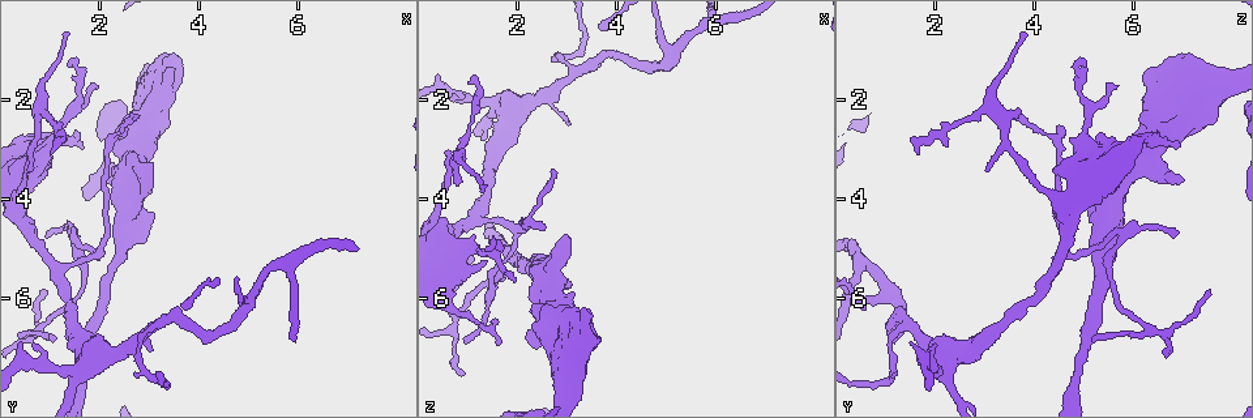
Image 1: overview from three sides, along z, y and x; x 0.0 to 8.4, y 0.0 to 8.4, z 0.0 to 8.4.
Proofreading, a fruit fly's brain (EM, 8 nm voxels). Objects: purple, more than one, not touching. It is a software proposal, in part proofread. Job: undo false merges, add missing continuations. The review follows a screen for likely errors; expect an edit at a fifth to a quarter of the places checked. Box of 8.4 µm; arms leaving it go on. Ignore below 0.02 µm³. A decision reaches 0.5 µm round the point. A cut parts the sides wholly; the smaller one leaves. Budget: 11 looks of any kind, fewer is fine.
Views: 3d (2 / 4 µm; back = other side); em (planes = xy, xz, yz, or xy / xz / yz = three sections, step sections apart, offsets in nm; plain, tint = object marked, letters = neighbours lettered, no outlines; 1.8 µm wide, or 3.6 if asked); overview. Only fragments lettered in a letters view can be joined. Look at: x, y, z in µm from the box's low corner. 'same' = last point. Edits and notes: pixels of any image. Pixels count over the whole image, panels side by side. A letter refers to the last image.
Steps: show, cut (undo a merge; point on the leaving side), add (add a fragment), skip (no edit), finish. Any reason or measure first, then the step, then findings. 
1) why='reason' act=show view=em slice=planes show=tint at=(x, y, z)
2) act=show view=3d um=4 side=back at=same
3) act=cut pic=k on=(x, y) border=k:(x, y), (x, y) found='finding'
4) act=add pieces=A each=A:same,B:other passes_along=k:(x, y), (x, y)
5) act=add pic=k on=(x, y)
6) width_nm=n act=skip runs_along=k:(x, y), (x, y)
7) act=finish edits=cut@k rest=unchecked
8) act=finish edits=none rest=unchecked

why='an open end' act=show view=em slice=planes show=letters at=(3.00, 3.85, 4.75)

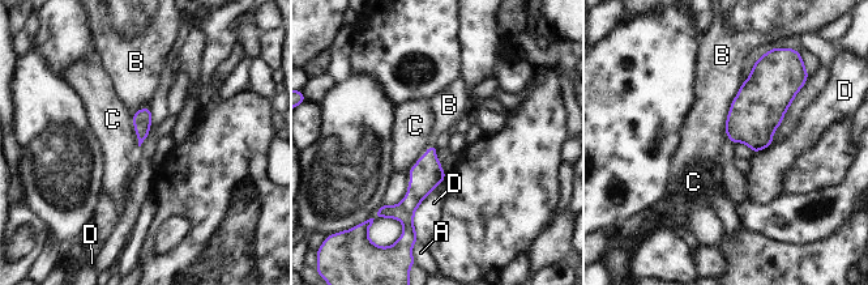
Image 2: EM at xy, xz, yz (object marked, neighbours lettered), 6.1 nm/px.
act=skip each=A:other,B:other,C:other,D:other border=2:(132, 113), (132, 124), (139, 147) found='no lettered fragment goes on from it'

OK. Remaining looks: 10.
why='sharp bend' act=show view=em slice=planes show=letters at=(1.60, 5.05, 5.35)

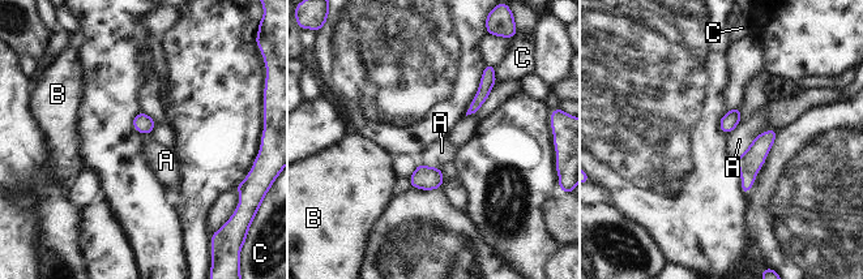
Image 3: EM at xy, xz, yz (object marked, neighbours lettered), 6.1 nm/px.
act=skip each=A:other,B:other,C:other border=3:(760, 133), (737, 158) found='one neuron here'

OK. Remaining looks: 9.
why='an open end' act=show view=em slice=planes show=letters at=(1.10, 6.85, 5.15)

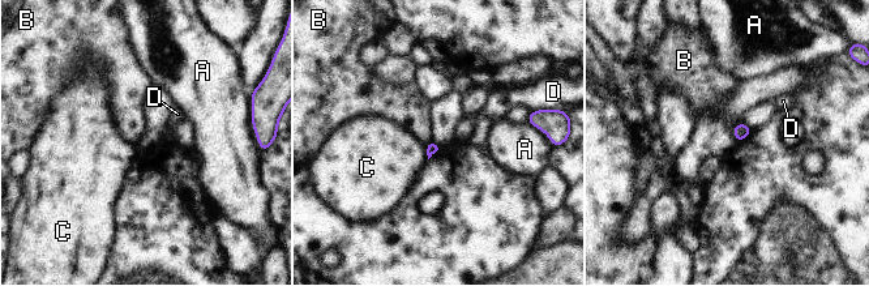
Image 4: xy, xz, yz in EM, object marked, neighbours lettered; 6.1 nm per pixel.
longest_contact=C:110nm act=skip each=A:other,B:other,C:other,D:other border=4:(741, 122), (732, 129) found='no lettered fragment goes on from it'

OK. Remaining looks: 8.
why='arms part here' act=show view=3d um=4 at=(5.05, 6.00, 1.20)

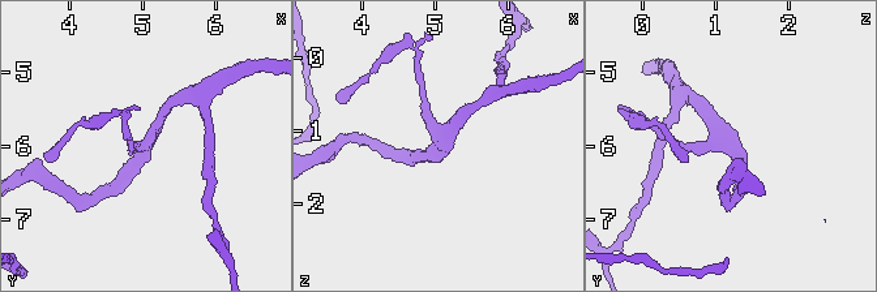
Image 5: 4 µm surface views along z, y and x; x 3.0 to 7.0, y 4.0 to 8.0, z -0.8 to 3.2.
act=show view=em slice=xz step=16 show=tint at=(5.05, 6.00, 1.15)

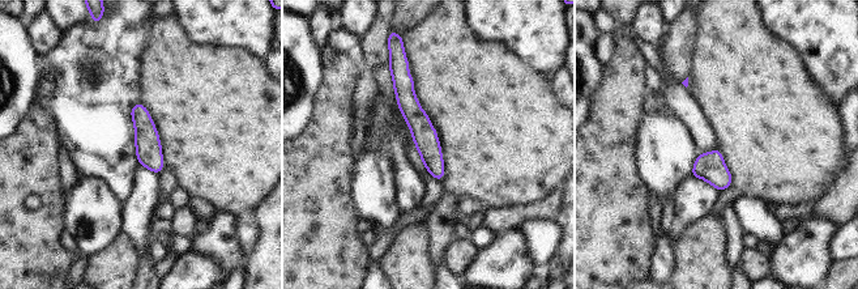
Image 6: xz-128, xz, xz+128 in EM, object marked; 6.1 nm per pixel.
act=show view=em slice=xz step=16 show=letters at=same

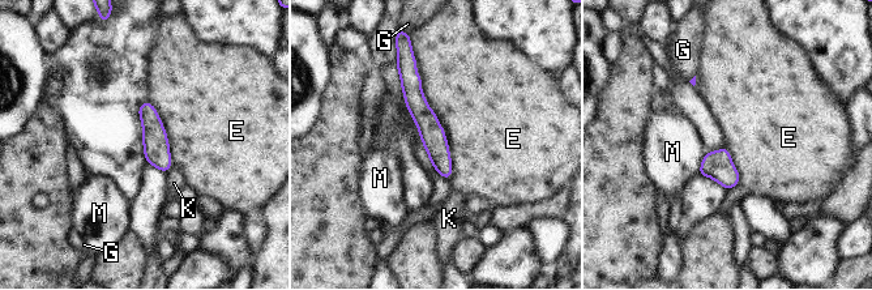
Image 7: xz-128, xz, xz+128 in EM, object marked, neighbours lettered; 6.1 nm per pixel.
arms=3 act=skip each=E:other,G:other,K:other,M:other found='all the same neuron'

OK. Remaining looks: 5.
why='three-way junction' act=show view=3d um=2 at=(3.15, 6.55, 1.60)

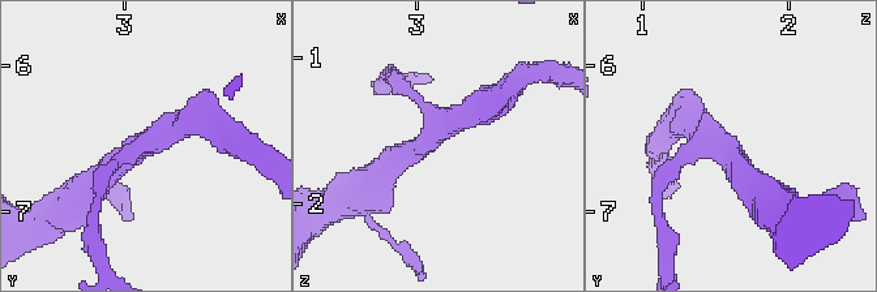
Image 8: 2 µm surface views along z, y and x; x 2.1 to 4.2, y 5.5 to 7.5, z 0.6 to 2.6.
arms=3 act=show view=em slice=yz step=8 show=tint at=(3.10, 6.54, 1.54)

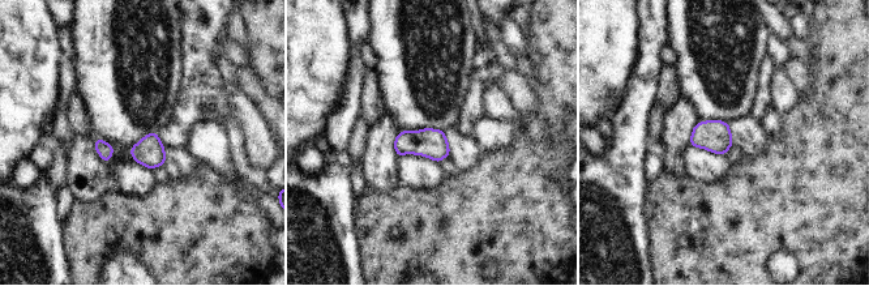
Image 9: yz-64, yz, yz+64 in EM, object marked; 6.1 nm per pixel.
act=show view=em slice=yz step=8 show=letters at=same

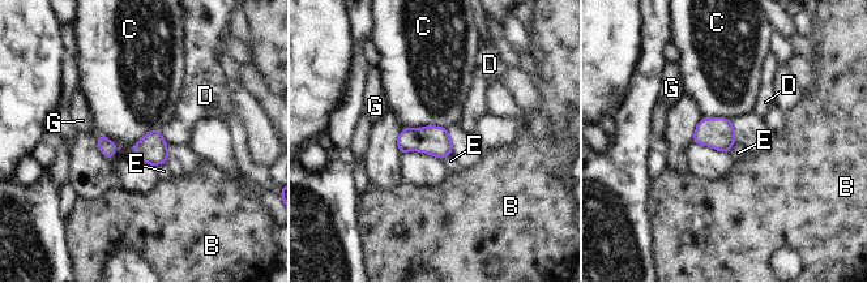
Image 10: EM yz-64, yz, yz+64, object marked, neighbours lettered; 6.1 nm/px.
act=skip each=B:other,C:other,D:other,E:other,G:other border=10:(445, 127), (425, 125), (401, 129) found='continuous, no second neuron'

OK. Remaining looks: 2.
act=finish edits=none rest=unchecked

